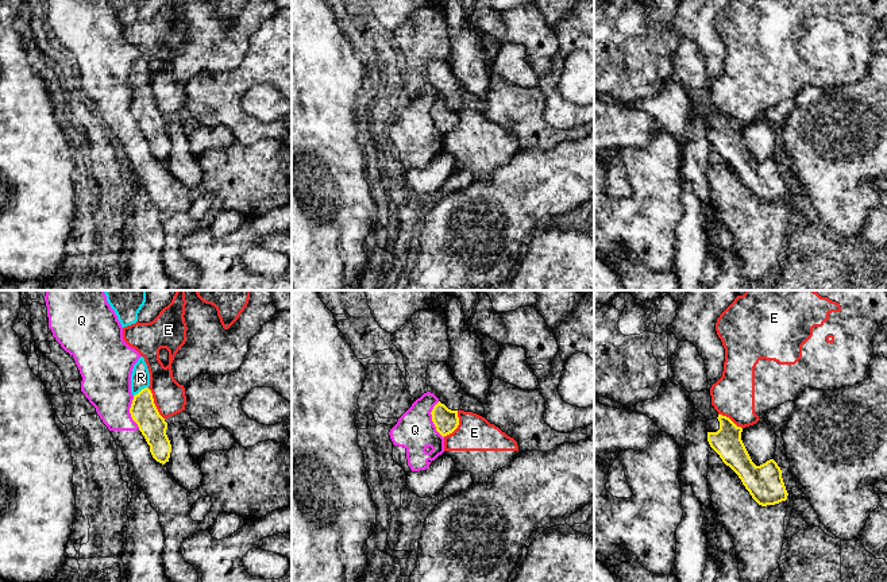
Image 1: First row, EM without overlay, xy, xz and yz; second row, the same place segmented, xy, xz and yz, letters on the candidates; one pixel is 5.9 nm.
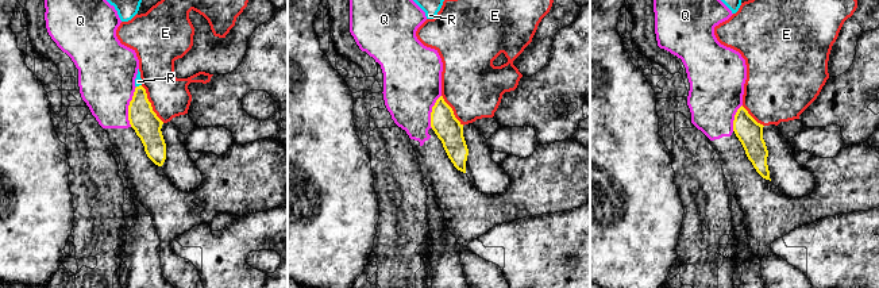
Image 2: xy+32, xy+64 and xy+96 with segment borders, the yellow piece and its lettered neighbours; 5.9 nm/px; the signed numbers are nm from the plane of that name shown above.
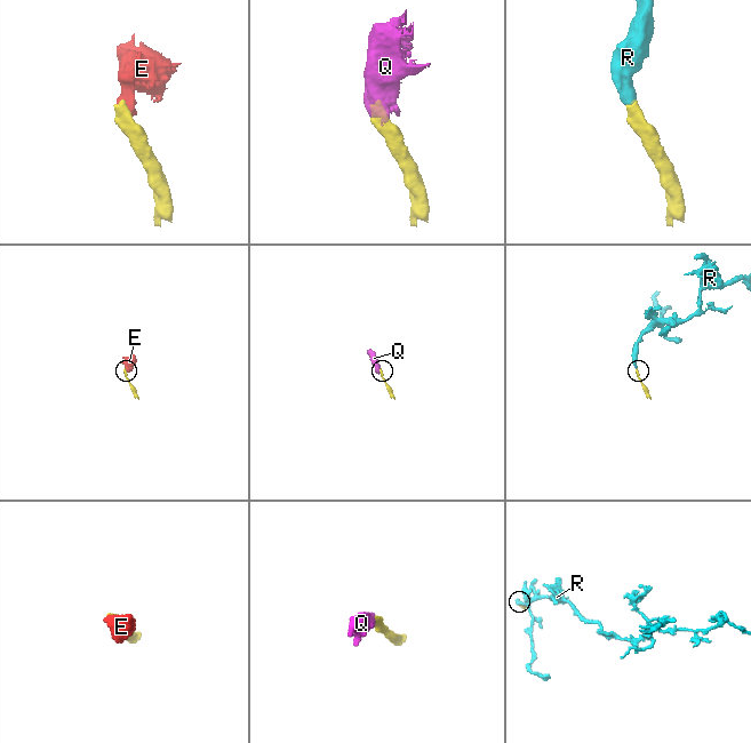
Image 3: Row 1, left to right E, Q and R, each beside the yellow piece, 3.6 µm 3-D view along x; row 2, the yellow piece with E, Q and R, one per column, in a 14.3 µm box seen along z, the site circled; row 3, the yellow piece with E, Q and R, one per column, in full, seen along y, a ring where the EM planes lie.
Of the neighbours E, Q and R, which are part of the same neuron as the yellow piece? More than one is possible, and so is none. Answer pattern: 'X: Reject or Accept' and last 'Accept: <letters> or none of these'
E: Reject
Q: Reject
R: Accept
Accept: R

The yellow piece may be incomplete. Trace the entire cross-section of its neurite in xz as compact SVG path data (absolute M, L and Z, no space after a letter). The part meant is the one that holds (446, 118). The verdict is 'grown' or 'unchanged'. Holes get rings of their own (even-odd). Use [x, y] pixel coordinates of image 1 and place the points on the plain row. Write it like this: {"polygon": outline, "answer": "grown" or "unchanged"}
{"polygon": "M440 99L433 104L432 119L436 124L436 128L444 135L452 131L459 123L458 108L448 107Z", "answer": "unchanged"}

